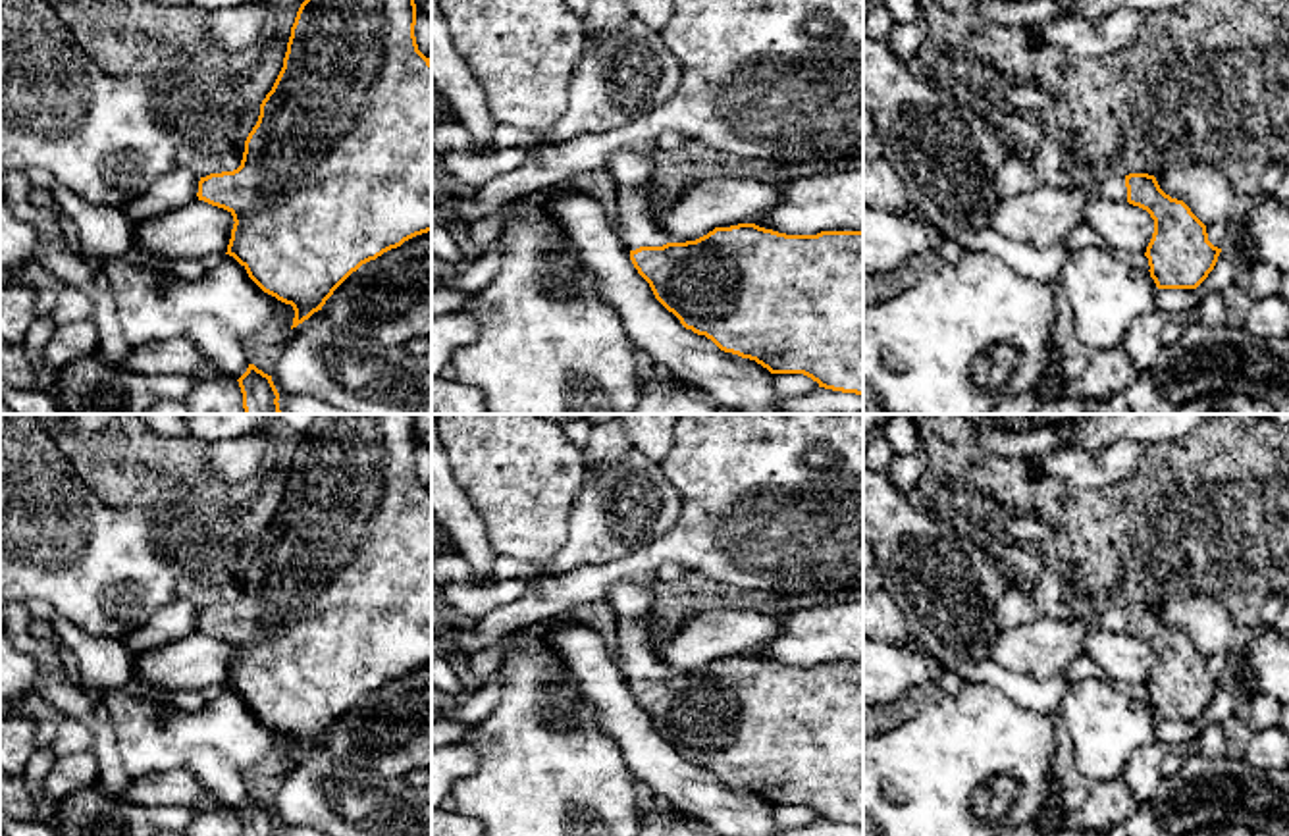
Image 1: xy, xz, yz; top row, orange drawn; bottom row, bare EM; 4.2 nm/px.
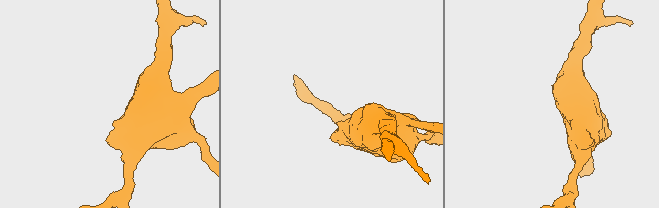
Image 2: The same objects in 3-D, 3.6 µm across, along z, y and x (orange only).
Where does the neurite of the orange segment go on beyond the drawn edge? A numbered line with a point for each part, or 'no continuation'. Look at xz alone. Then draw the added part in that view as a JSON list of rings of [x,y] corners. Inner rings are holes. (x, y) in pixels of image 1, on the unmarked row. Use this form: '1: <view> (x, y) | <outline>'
1: xz (632, 603) | [[[618,582],[607,595],[617,624],[615,661],[628,682],[663,678],[669,668],[653,655],[647,620],[653,616],[653,586]]]

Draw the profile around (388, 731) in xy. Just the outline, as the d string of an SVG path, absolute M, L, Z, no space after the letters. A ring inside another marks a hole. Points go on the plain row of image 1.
M432 663L362 695L322 744L339 759L387 778L432 771Z

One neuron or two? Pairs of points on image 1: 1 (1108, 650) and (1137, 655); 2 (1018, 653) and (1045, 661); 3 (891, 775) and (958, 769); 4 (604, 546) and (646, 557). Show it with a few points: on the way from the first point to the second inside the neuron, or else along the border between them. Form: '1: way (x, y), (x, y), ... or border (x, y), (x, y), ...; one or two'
1: way (1116, 653), (1130, 655); one
2: way (1024, 653), (1039, 655); one
3: way (908, 775), (941, 775); one
4: border (671, 528), (631, 553), (588, 565); two

